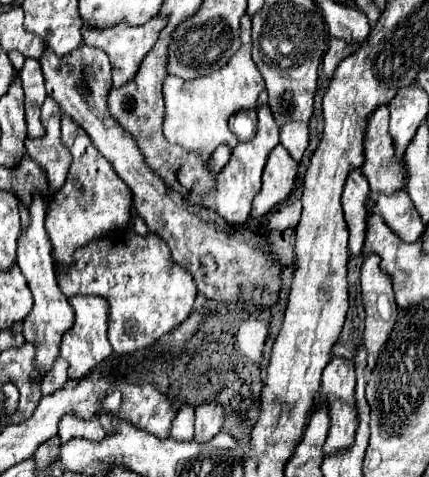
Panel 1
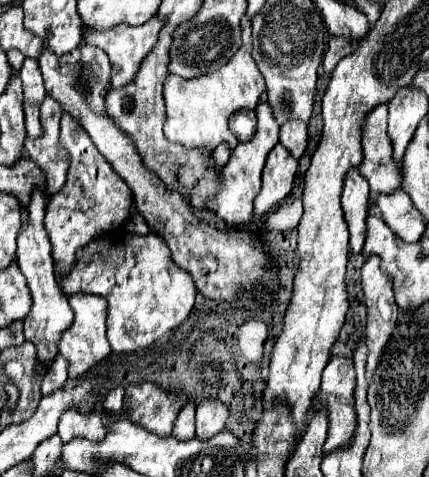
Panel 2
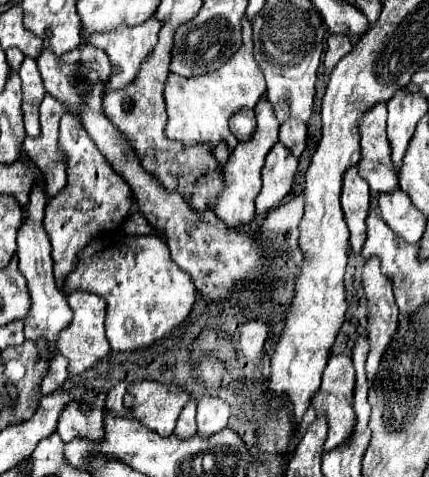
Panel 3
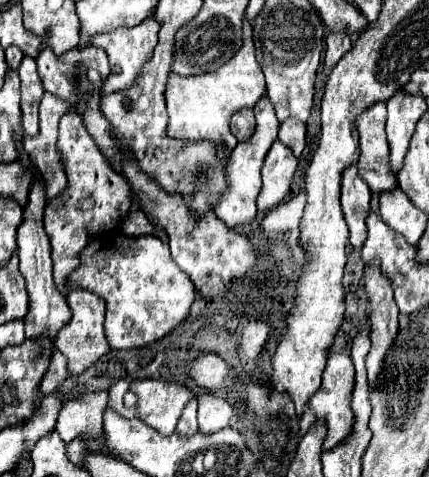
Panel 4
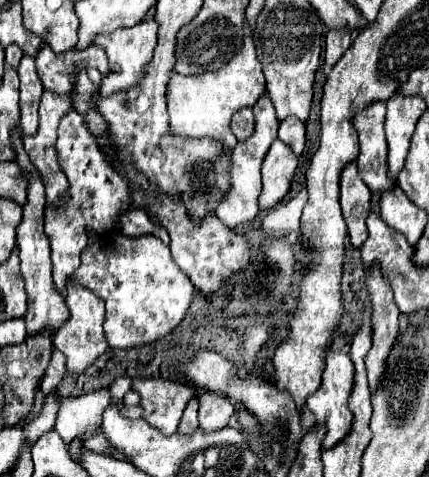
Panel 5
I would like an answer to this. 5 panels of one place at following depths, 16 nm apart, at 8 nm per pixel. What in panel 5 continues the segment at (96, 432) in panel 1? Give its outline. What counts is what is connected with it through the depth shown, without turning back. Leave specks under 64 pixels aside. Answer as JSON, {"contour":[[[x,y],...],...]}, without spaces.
{"contour":[[[100,388],[76,398],[62,398],[54,426],[56,432],[66,444],[77,437],[81,438],[84,432],[99,432],[100,414],[110,404],[110,400],[110,388]]]}

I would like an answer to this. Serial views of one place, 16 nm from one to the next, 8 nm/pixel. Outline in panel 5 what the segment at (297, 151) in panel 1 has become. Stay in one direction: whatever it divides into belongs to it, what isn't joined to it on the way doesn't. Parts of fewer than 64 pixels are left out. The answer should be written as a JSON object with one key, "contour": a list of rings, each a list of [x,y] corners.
{"contour":[[[288,116],[286,120],[280,122],[280,128],[278,128],[278,138],[288,144],[298,156],[302,154],[304,150],[304,144],[306,144],[306,132],[304,132],[304,122],[302,120],[296,120],[296,116]]]}

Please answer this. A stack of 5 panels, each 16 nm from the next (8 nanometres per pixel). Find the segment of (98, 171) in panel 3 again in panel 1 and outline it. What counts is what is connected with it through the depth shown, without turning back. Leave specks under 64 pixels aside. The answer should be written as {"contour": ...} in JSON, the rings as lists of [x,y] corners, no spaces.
{"contour":[[[62,116],[60,140],[72,154],[72,164],[64,188],[50,198],[46,210],[46,230],[52,242],[56,274],[68,270],[68,266],[74,262],[74,252],[80,246],[88,244],[94,238],[106,236],[112,230],[116,232],[120,228],[126,228],[132,218],[130,188],[124,184],[124,180],[120,180],[120,176],[116,176],[112,164],[108,164],[104,156],[100,156],[90,136],[70,116]]]}

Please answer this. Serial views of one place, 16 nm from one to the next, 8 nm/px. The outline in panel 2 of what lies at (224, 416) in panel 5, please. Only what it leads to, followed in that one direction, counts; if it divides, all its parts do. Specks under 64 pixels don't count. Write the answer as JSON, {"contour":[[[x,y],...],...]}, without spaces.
{"contour":[[[210,396],[202,398],[196,408],[196,436],[206,440],[216,432],[224,430],[228,416],[230,416],[228,404]]]}

